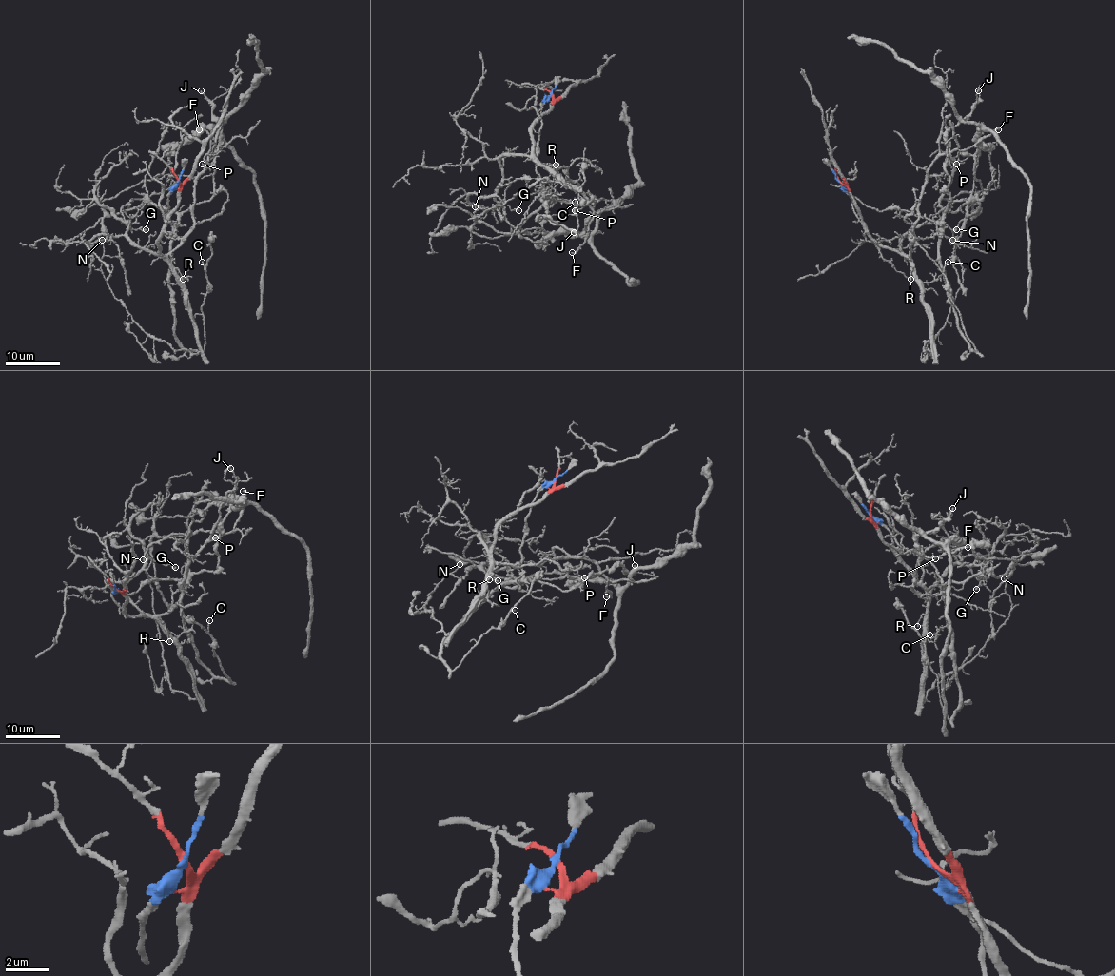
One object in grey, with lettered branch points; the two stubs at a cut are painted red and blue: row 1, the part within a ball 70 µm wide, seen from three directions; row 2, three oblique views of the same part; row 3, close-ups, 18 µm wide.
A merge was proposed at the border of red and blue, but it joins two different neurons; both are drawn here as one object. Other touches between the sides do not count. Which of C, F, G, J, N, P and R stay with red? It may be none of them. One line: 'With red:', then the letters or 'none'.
With red: F, G, N, P, R

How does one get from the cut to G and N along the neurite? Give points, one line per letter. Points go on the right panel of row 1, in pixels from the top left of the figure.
G: (839, 181), (847, 188), (866, 231), (878, 244), (902, 252), (902, 239), (914, 227), (940, 221), (956, 229)
N: (839, 181), (869, 234), (909, 262), (931, 322), (930, 353), (924, 344), (944, 325), (963, 281), (952, 240)

